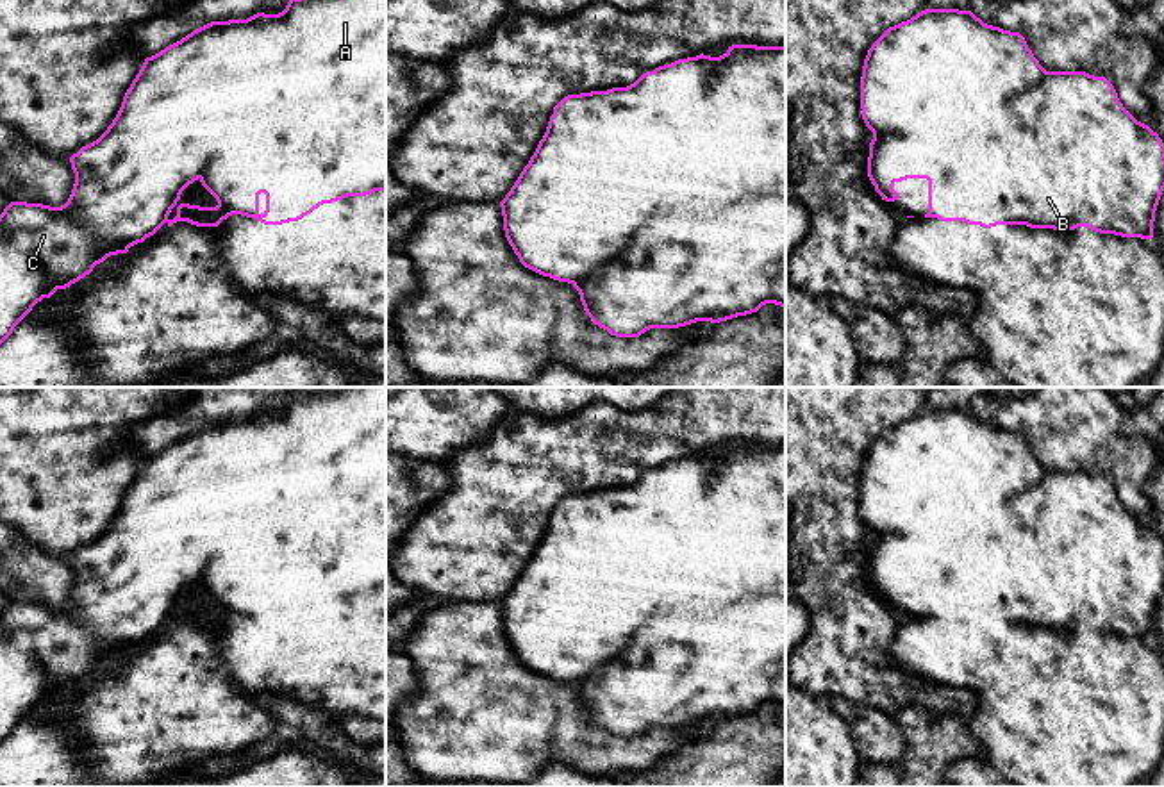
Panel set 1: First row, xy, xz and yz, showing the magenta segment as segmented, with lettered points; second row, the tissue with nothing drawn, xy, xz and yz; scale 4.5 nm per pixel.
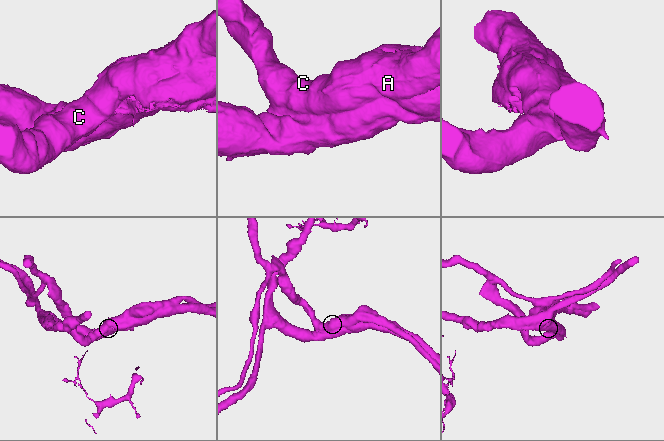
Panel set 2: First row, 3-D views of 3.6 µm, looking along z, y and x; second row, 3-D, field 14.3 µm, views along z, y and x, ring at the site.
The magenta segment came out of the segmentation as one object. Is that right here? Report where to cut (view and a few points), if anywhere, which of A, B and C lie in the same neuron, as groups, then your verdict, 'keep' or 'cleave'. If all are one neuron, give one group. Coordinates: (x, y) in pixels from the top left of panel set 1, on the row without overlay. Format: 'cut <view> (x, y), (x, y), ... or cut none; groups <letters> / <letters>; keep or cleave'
cut xz (716, 457), (709, 561), (650, 564), (623, 650), (573, 684); groups A C / B; cleave

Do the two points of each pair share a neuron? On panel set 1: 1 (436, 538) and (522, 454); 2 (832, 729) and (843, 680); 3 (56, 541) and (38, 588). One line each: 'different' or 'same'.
1: same
2: different
3: different

